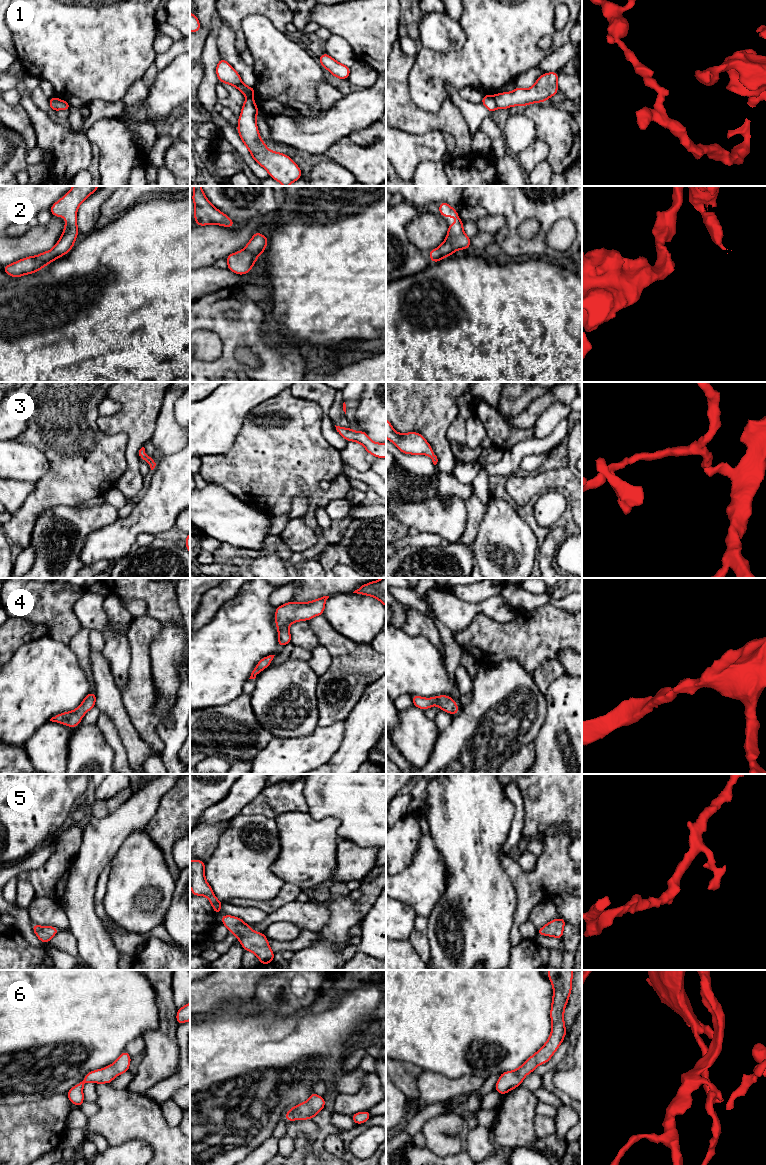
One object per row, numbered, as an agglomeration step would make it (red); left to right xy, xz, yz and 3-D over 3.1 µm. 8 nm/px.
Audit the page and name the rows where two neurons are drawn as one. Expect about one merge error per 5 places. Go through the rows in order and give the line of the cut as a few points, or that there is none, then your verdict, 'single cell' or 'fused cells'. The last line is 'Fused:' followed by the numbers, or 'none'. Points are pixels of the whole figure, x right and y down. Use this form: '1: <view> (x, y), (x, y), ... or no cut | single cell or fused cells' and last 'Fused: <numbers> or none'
1: yz (493, 96), (497, 106) | fused cells
2: no cut | single cell
3: no cut | single cell
4: no cut | single cell
5: no cut | single cell
6: no cut | single cell
Fused: 1

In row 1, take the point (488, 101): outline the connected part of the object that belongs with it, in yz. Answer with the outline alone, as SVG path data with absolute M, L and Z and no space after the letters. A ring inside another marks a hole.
M484 95L481 104L483 104L491 113L494 113L497 108L497 104L493 95Z

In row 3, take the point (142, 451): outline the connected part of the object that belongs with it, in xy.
M142 447L142 448L139 450L139 456L140 456L140 459L145 460L145 461L149 464L151 470L153 470L153 469L155 468L155 466L156 466L155 456L152 457L152 458L149 458L149 457L147 456L146 452L145 452L145 448L144 448L144 447Z

